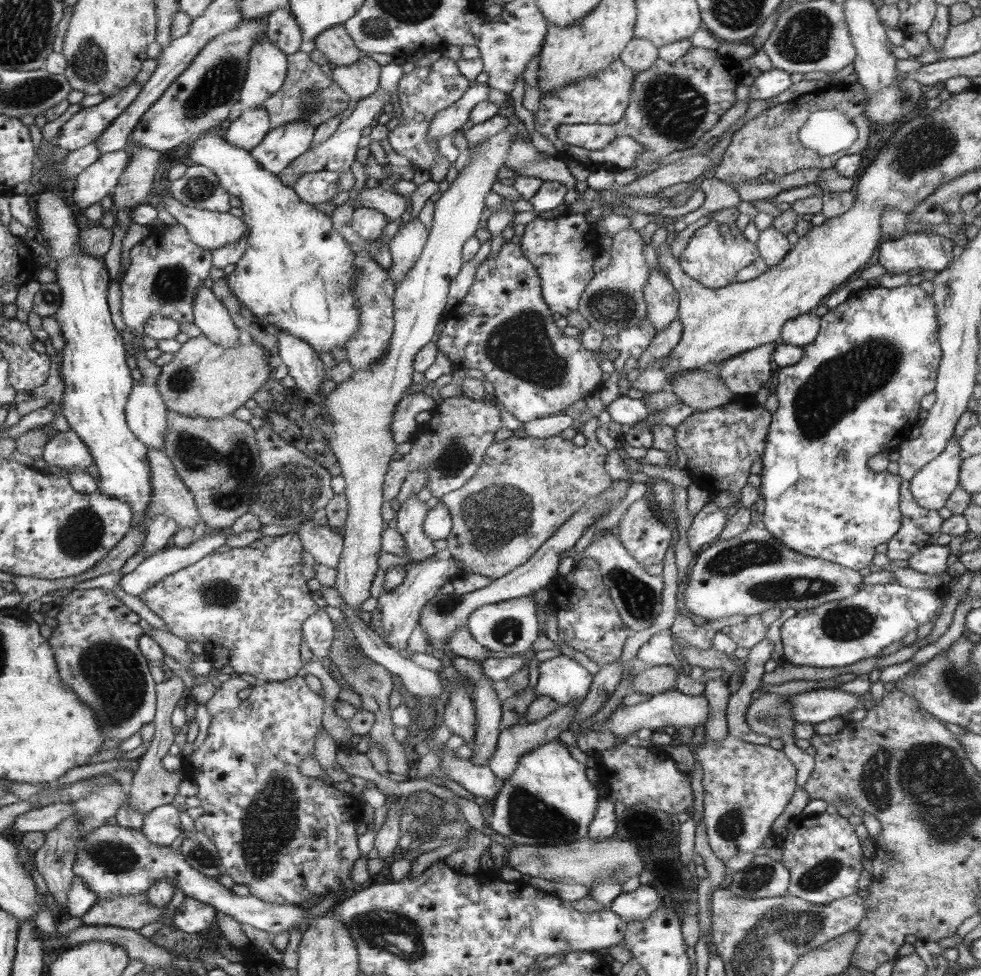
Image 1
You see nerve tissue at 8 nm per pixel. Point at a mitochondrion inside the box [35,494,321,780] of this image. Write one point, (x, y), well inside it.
(112, 672)

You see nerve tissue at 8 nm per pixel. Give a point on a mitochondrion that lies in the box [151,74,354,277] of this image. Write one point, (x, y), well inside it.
(308, 102)

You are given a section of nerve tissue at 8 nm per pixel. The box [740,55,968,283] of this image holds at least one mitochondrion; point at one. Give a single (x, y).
(926, 142)

